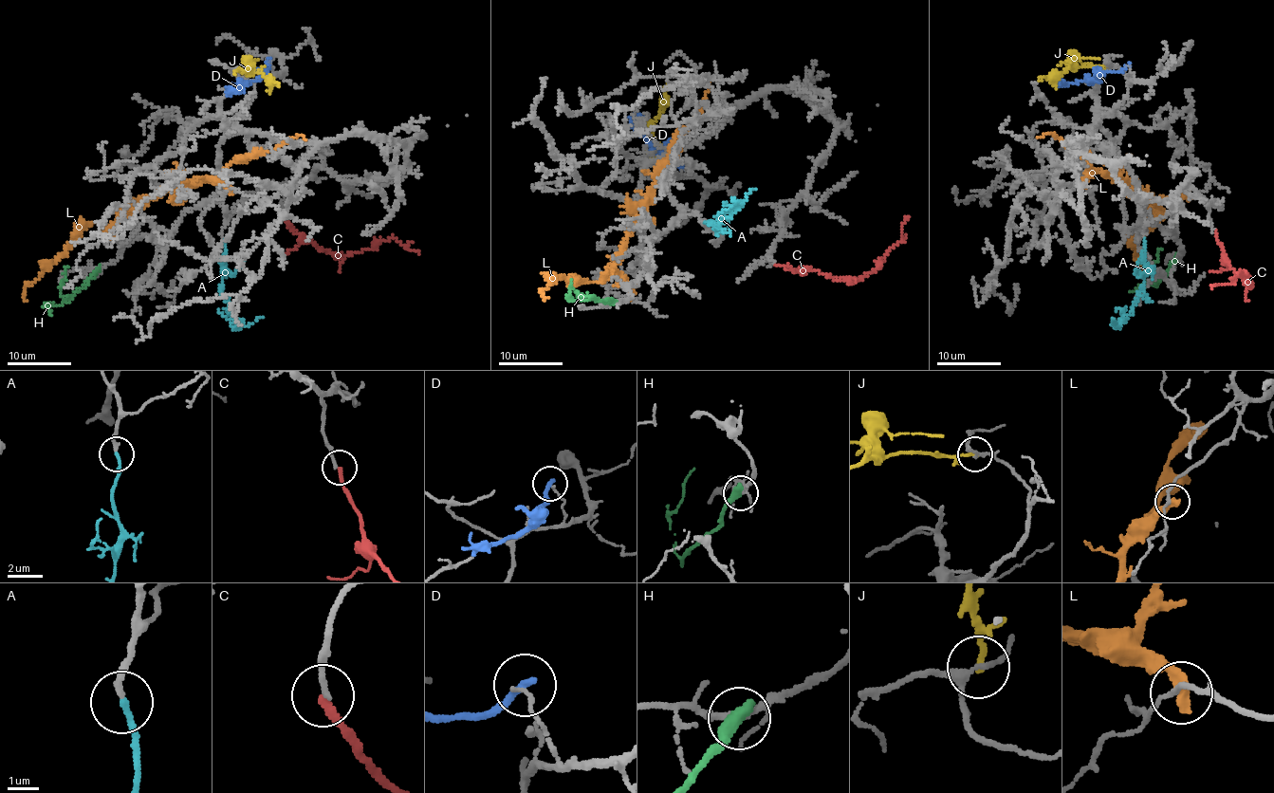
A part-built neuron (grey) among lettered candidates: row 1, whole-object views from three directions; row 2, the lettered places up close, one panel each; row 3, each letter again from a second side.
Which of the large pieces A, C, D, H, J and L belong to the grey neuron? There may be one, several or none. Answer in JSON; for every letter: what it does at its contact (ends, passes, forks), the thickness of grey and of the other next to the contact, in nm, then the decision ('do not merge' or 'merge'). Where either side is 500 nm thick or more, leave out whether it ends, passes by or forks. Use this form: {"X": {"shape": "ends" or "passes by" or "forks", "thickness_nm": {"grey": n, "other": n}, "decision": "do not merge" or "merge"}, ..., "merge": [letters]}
{"A": {"shape": "ends", "thickness_nm": {"grey": 200, "other": 200}, "decision": "merge"}, "C": {"shape": "ends", "thickness_nm": {"grey": 180, "other": 240}, "decision": "do not merge"}, "D": {"shape": "ends", "thickness_nm": {"grey": 120, "other": 280}, "decision": "do not merge"}, "H": {"thickness_nm": {"grey": 170, "other": 550}, "decision": "do not merge"}, "J": {"shape": "ends", "thickness_nm": {"grey": 170, "other": 200}, "decision": "do not merge"}, "L": {"shape": "ends", "thickness_nm": {"grey": 130, "other": 460}, "decision": "do not merge"}, "merge": ["A"]}

